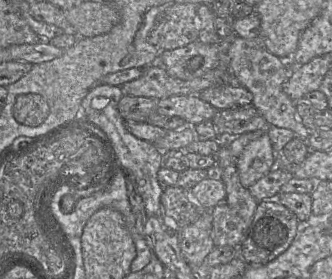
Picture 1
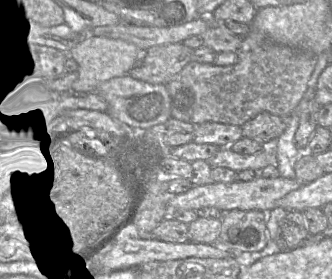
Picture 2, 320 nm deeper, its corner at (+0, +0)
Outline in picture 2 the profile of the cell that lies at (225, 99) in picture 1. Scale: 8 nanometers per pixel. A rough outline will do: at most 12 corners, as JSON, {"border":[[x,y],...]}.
{"border":[[261,112],[241,126],[261,145],[278,139],[286,119]]}

